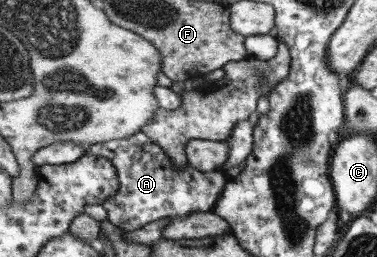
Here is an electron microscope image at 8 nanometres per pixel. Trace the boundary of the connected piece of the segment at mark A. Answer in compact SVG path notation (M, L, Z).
M248 120L235 123L229 137L224 139L228 145L224 165L210 172L196 170L189 164L185 164L183 169L173 169L172 161L162 151L161 146L151 142L140 131L126 138L87 146L82 155L104 157L113 165L117 175L117 191L101 203L106 211L106 220L119 229L131 231L163 217L183 217L191 212L211 211L226 186L228 175L225 167L235 167L244 161L251 151L252 128Z

